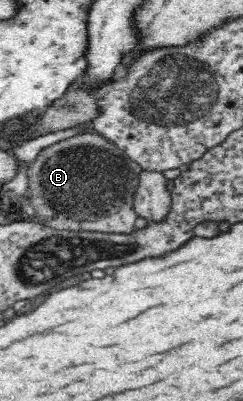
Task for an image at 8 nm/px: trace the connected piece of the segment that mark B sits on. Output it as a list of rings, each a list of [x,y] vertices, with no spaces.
[[[79,133],[59,140],[39,152],[26,172],[27,198],[40,220],[57,225],[59,229],[128,233],[134,229],[133,224],[138,218],[132,204],[141,169],[143,168],[99,133]]]

